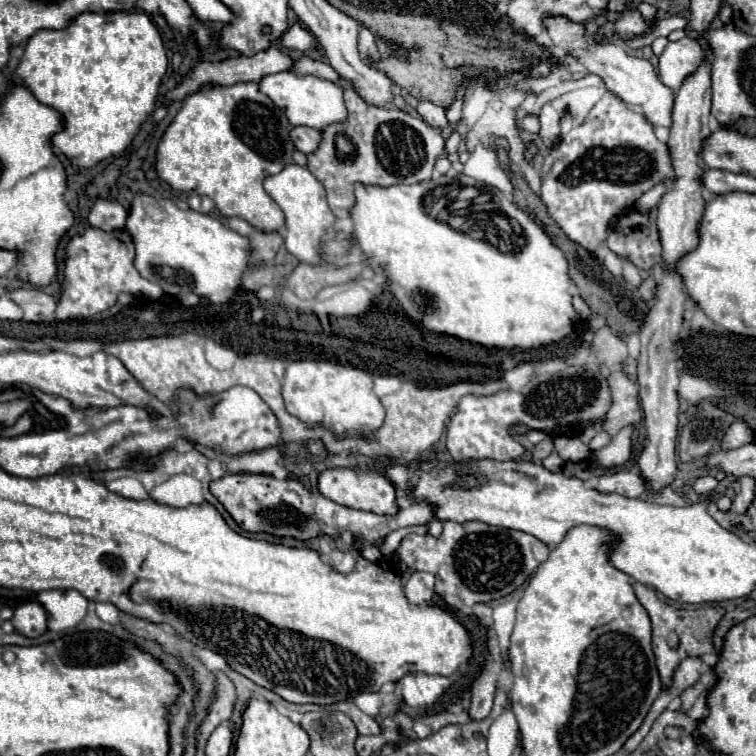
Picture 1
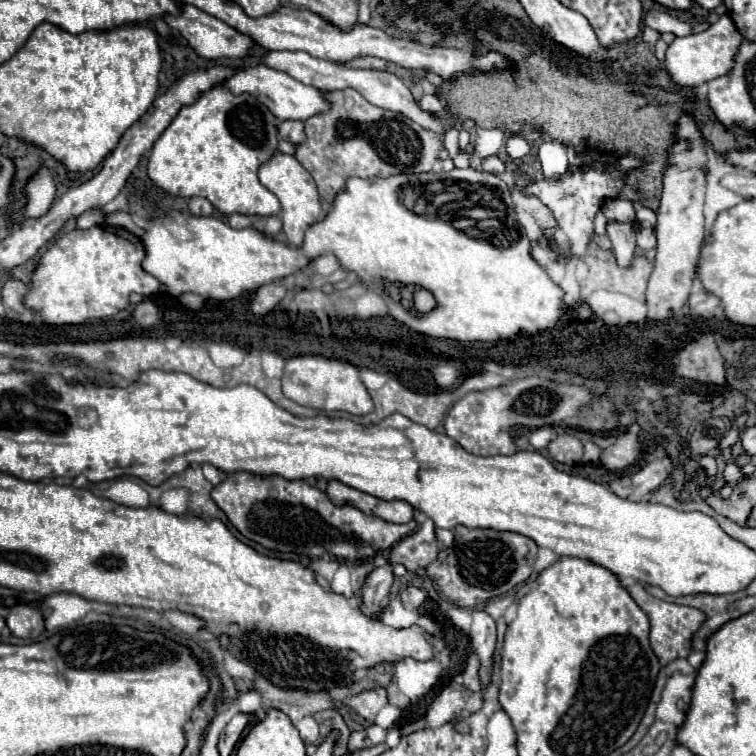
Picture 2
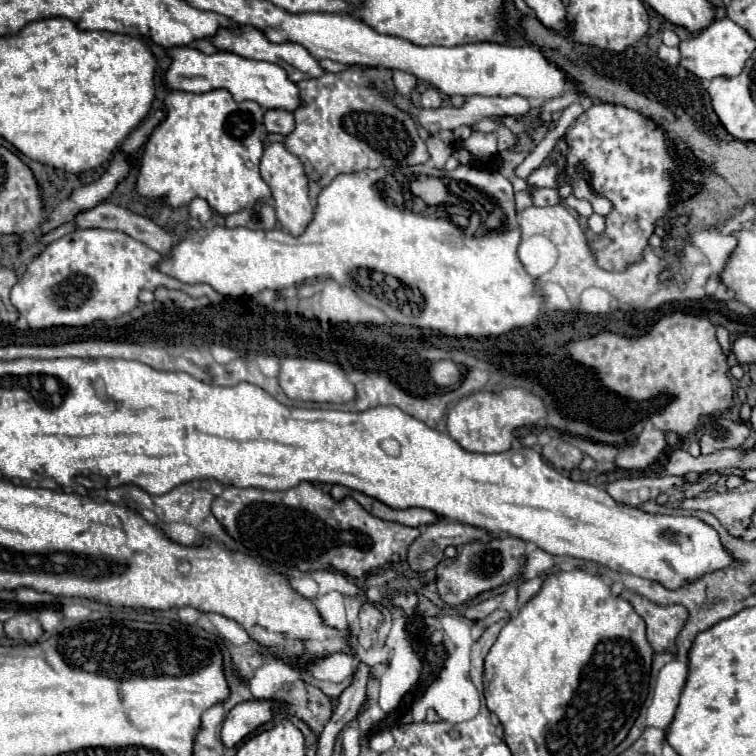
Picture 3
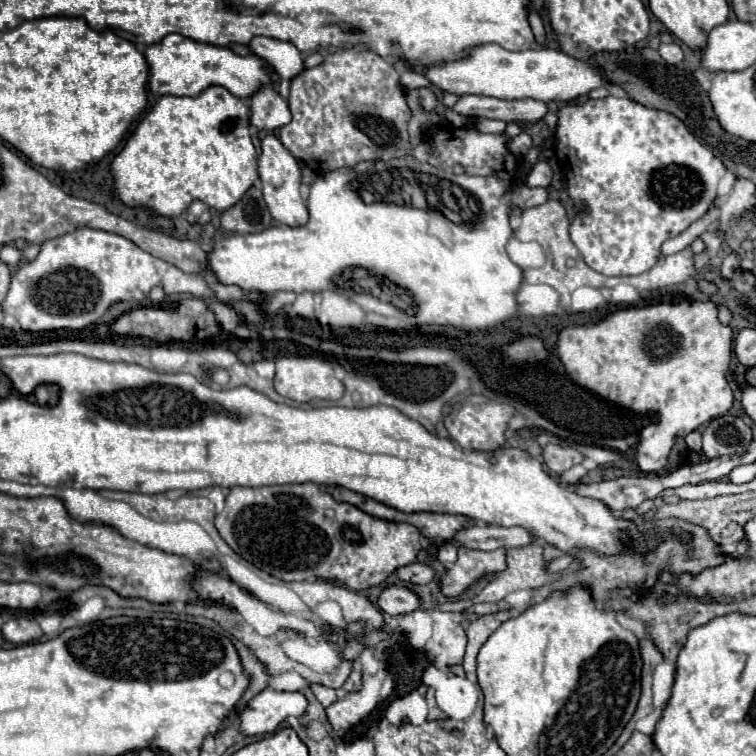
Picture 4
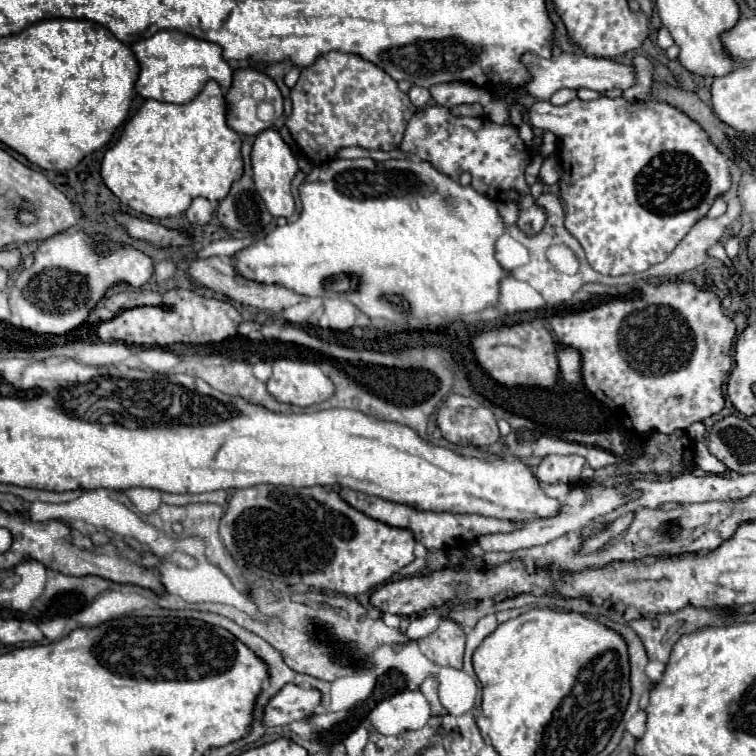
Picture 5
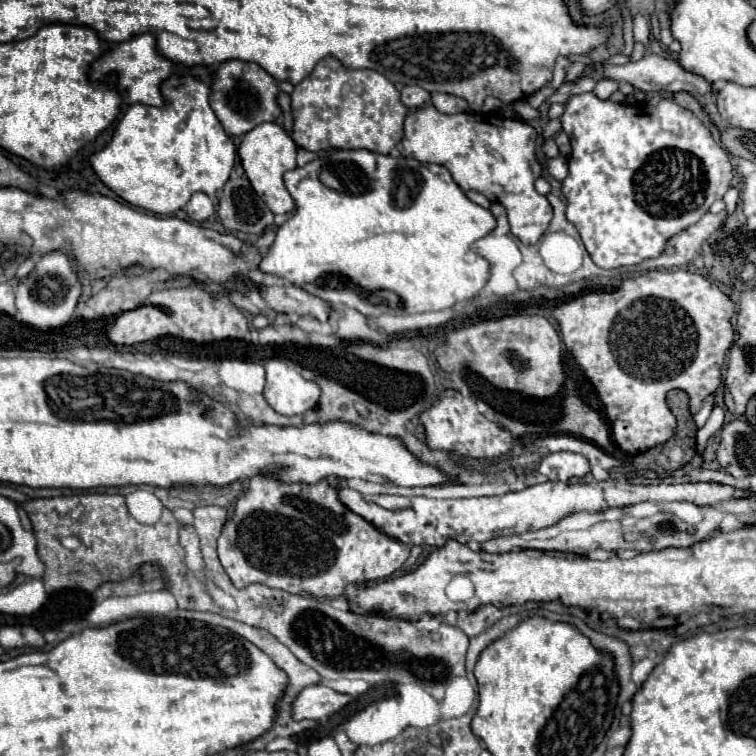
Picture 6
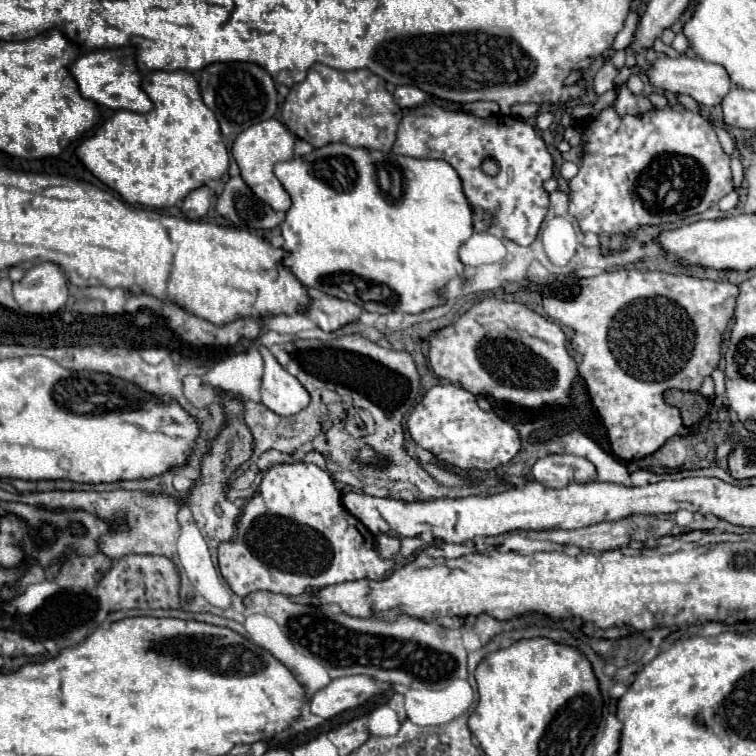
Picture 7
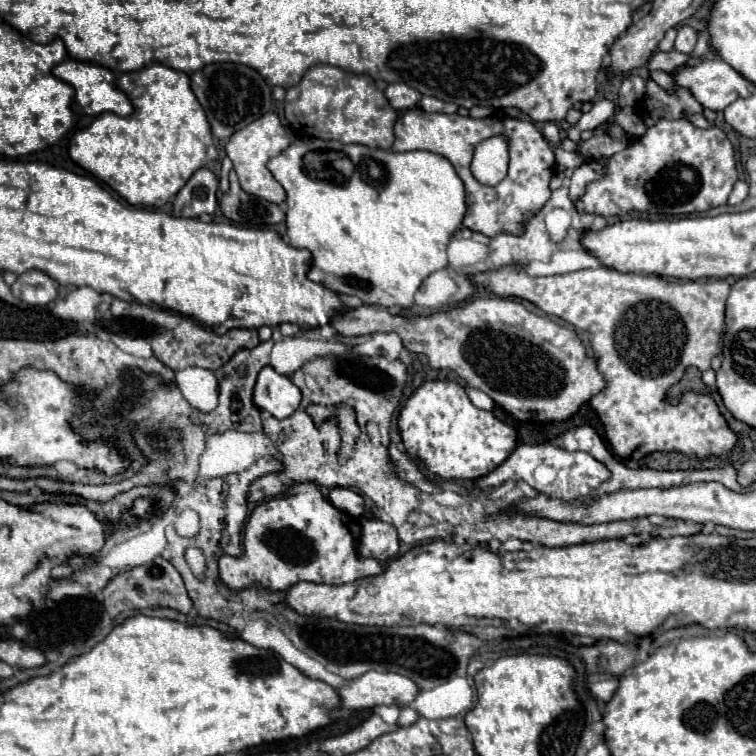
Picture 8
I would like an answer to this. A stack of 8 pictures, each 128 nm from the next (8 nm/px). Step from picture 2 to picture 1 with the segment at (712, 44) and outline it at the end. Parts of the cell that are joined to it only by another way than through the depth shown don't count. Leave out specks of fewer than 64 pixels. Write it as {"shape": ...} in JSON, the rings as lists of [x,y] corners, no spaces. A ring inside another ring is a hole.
{"shape":[[[684,36],[678,42],[668,42],[660,56],[660,80],[677,96],[680,84],[700,68],[700,60],[712,58],[712,50],[704,48],[698,40]]]}

